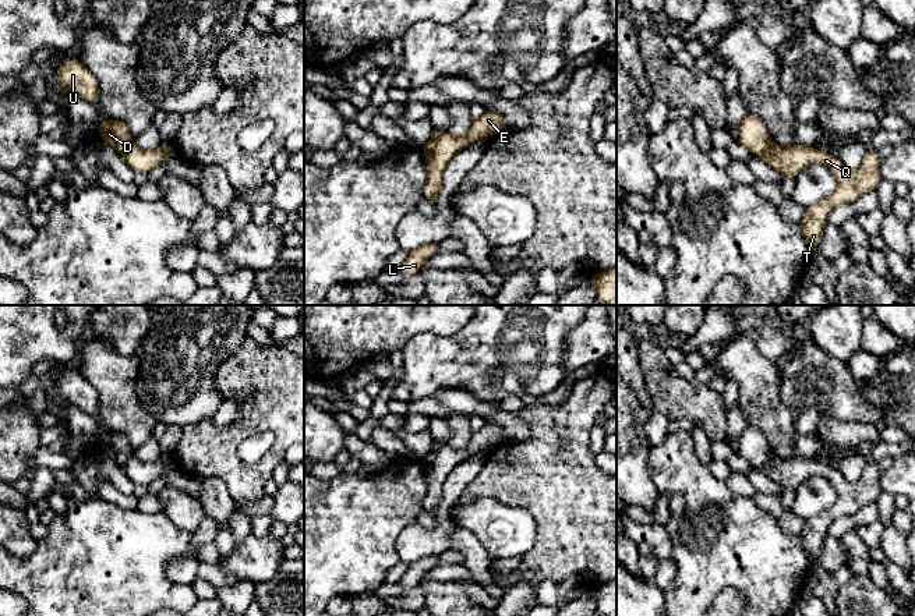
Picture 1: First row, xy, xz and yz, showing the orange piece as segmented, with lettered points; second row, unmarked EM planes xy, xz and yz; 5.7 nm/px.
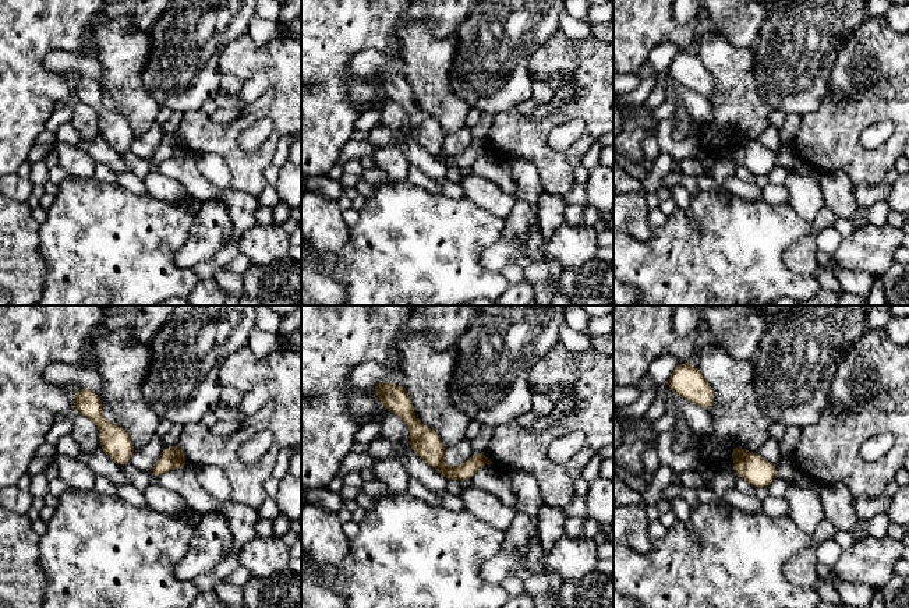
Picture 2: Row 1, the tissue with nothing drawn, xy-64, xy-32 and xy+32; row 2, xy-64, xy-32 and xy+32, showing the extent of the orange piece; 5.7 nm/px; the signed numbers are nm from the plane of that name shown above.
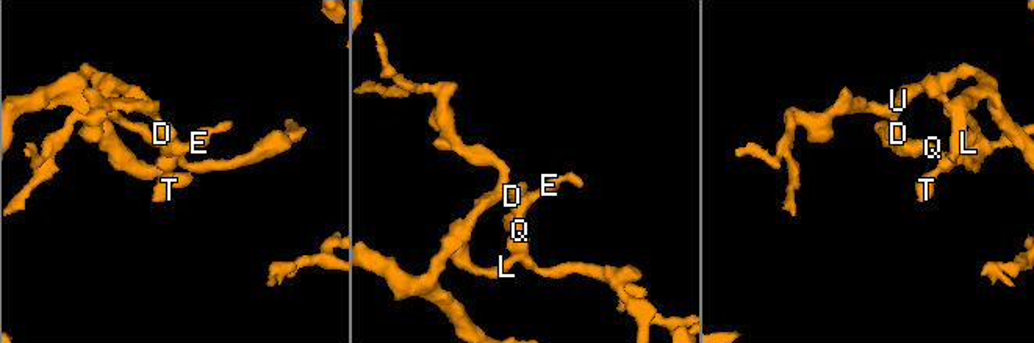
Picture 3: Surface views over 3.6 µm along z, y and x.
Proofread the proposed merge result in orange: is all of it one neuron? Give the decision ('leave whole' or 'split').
split

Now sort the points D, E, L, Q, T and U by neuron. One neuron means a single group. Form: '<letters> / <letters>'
D U / E L Q T

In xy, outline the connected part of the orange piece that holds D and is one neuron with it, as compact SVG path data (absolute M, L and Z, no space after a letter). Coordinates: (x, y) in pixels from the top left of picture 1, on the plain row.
M106 429L99 433L99 449L120 465L127 463L134 454L126 435Z

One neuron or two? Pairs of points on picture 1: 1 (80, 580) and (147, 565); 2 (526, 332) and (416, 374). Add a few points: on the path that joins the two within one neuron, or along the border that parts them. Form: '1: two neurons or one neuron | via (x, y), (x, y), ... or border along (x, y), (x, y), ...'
1: one neuron | via (96, 577), (109, 565), (130, 565)
2: one neuron | via (498, 353), (488, 358), (444, 363)

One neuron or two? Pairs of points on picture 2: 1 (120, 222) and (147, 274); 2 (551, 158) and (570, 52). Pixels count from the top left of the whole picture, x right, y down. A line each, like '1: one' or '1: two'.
1: one
2: one

